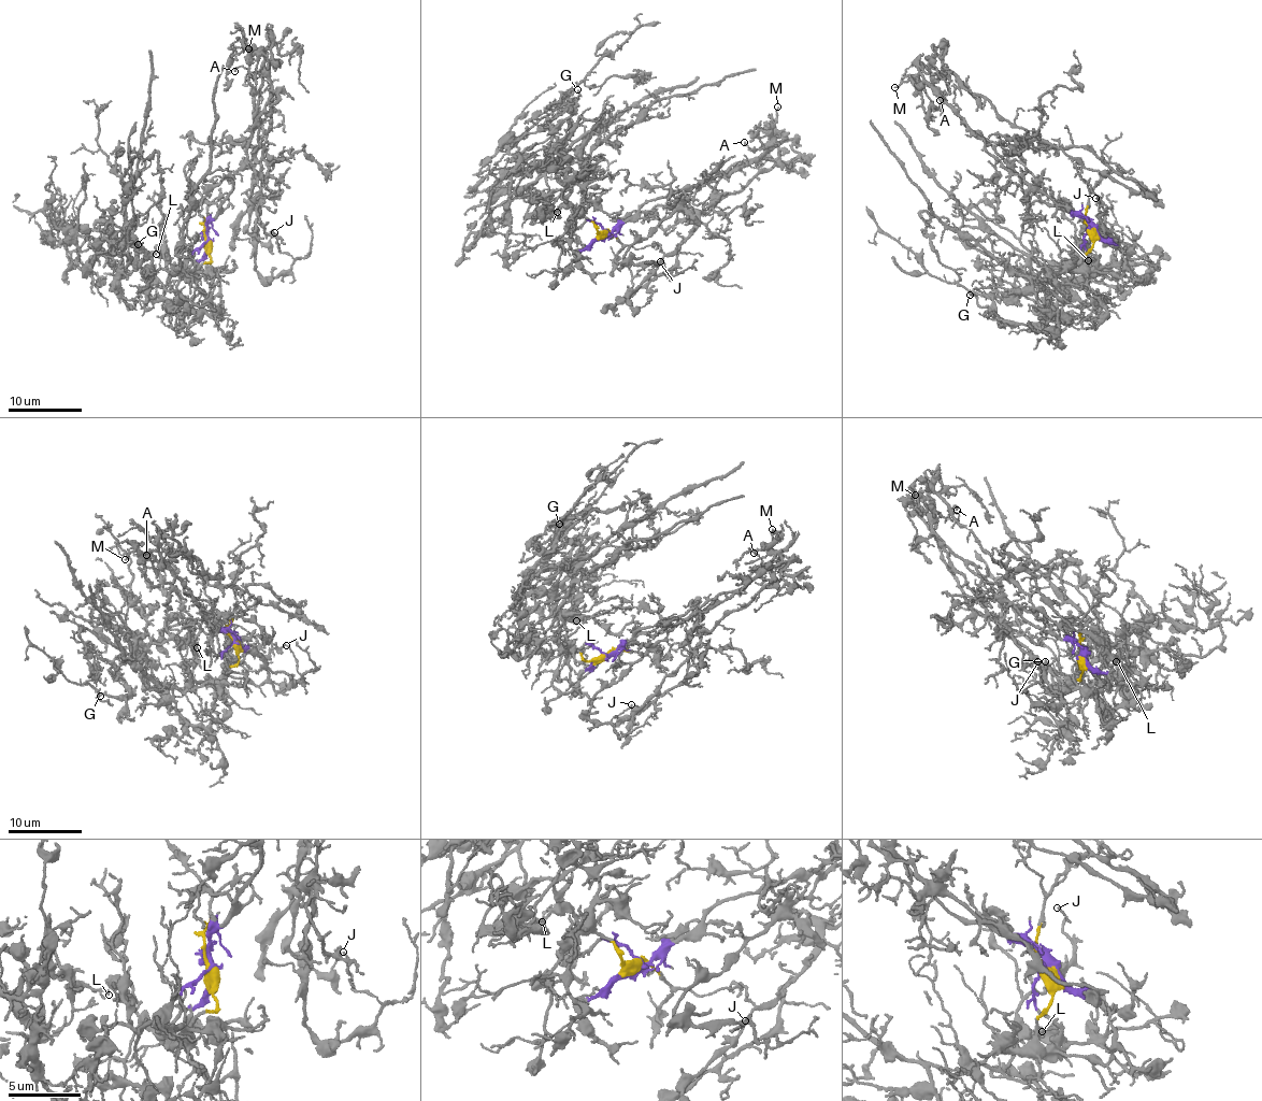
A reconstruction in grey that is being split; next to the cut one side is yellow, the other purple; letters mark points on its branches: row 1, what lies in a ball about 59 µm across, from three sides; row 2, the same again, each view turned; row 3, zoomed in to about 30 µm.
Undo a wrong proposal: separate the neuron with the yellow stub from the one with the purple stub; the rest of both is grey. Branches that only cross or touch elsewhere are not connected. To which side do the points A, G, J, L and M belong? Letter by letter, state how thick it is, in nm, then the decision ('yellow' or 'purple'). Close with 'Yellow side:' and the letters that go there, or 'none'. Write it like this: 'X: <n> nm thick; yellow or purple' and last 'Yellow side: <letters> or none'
A: 150 nm thick; purple
G: 100 nm thick; yellow
J: 110 nm thick; purple
L: 150 nm thick; yellow
M: 140 nm thick; purple
Yellow side: G, L

